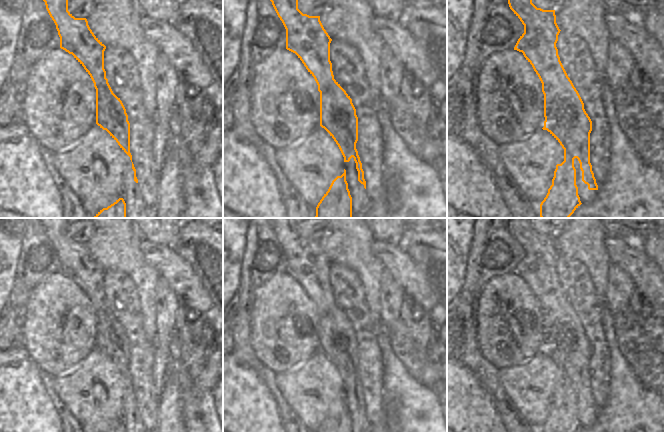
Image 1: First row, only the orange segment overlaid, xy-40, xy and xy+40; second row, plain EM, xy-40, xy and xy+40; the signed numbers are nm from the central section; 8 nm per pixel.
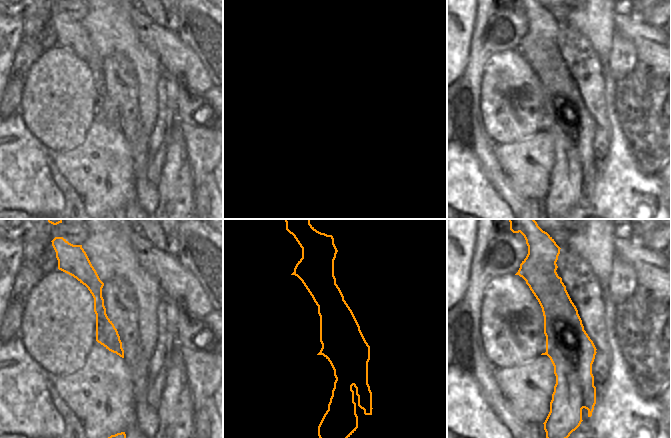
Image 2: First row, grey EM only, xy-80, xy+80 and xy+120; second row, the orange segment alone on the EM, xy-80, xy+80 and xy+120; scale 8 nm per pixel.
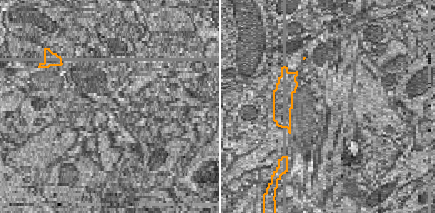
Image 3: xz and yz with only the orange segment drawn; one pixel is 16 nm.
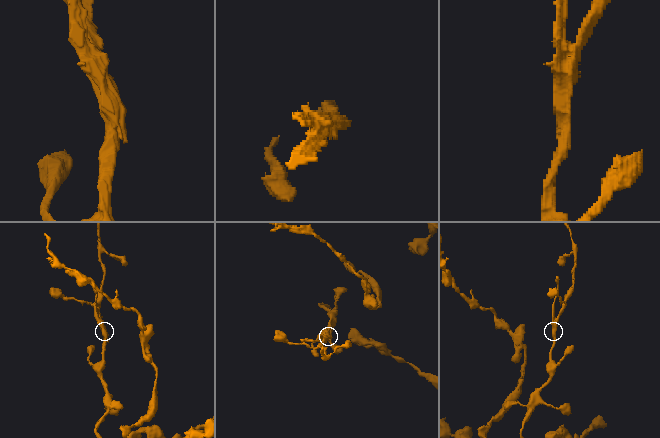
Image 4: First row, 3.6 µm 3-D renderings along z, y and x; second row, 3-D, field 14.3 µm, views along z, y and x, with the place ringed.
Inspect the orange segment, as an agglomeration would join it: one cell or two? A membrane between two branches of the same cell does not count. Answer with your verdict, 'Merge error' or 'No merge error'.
Merge error

